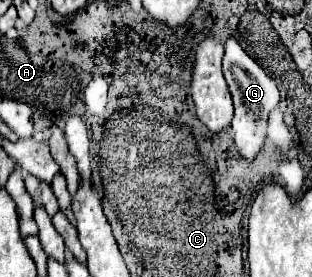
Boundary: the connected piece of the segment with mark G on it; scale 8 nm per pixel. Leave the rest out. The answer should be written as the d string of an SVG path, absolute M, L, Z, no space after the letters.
M228 37L224 43L224 59L222 71L234 101L234 119L232 119L232 133L234 145L238 147L240 155L246 159L254 159L264 145L266 139L266 121L274 107L280 103L280 93L276 83L266 75L266 71L240 47L234 37Z

